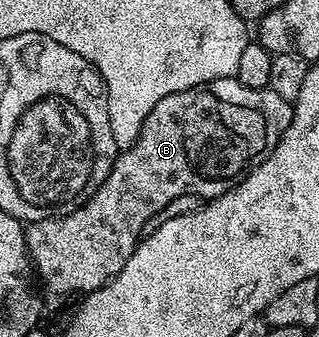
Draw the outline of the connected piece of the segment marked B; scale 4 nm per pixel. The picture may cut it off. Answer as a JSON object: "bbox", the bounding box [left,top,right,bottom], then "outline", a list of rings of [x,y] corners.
{"bbox":[25,77,292,297],"outline":[[[234,77],[229,79],[214,79],[208,83],[204,83],[202,87],[190,87],[184,91],[169,93],[169,97],[161,97],[161,101],[157,101],[157,105],[153,105],[149,117],[145,117],[145,125],[141,125],[141,133],[137,137],[135,144],[128,151],[119,151],[116,154],[115,164],[109,173],[109,177],[105,177],[105,181],[92,193],[91,198],[84,201],[75,210],[68,211],[62,217],[42,219],[36,223],[26,224],[27,245],[25,249],[31,256],[34,270],[39,270],[40,276],[38,275],[38,278],[41,280],[41,283],[41,278],[43,278],[44,285],[53,294],[63,295],[59,297],[75,297],[75,294],[78,296],[80,293],[90,293],[96,291],[99,287],[103,287],[113,276],[121,273],[125,261],[129,261],[129,257],[135,252],[135,247],[139,243],[139,240],[144,238],[145,232],[148,230],[147,222],[151,218],[154,220],[158,217],[161,209],[165,209],[165,205],[169,205],[169,201],[173,201],[182,195],[198,195],[200,200],[203,201],[216,199],[219,195],[225,194],[230,187],[235,186],[260,159],[266,156],[268,151],[272,151],[278,145],[280,137],[285,133],[285,129],[289,129],[291,108],[292,104],[285,97],[277,97],[277,93],[273,93],[265,87],[261,89],[249,89],[245,85],[241,85],[238,79]]]}

